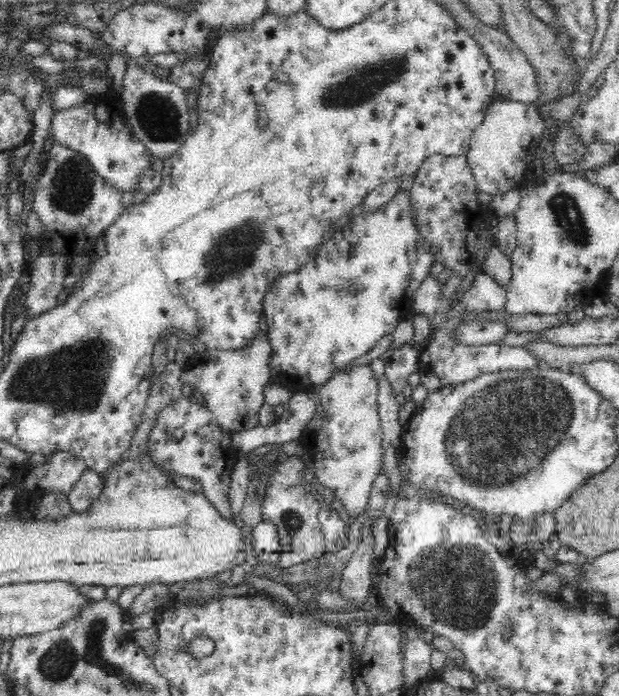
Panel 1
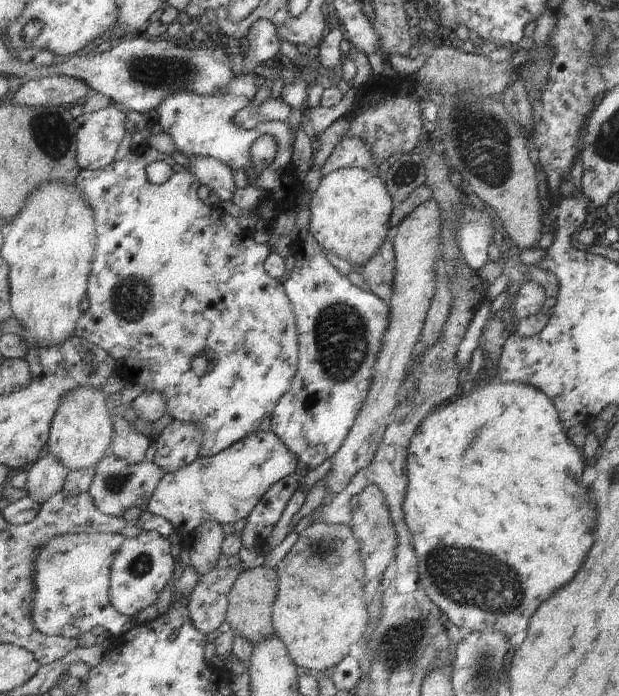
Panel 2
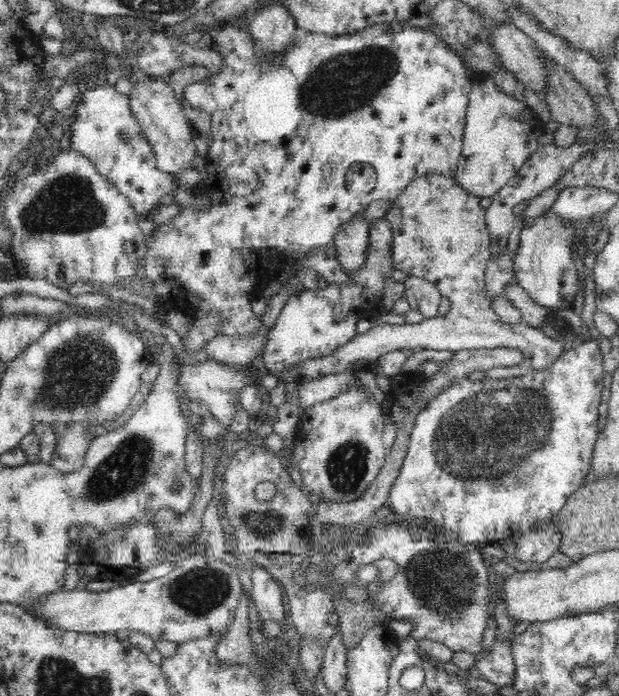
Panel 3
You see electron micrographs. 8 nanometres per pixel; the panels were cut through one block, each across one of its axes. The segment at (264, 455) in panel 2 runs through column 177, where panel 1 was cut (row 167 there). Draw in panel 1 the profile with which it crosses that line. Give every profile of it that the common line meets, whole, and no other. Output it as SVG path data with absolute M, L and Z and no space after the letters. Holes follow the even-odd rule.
M496 94L484 120L471 136L467 161L472 169L478 192L504 194L521 189L533 177L533 162L544 134L545 124L535 104L502 100Z

